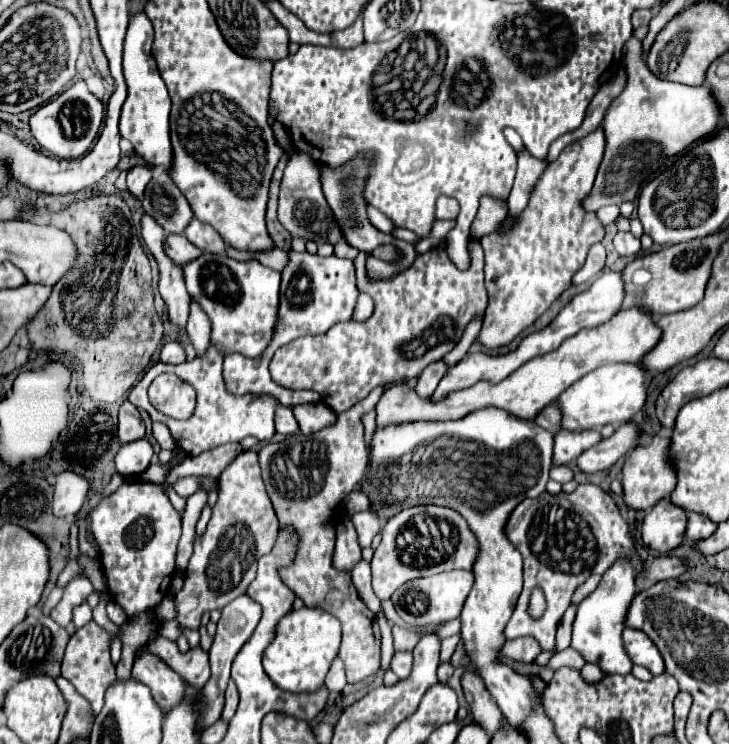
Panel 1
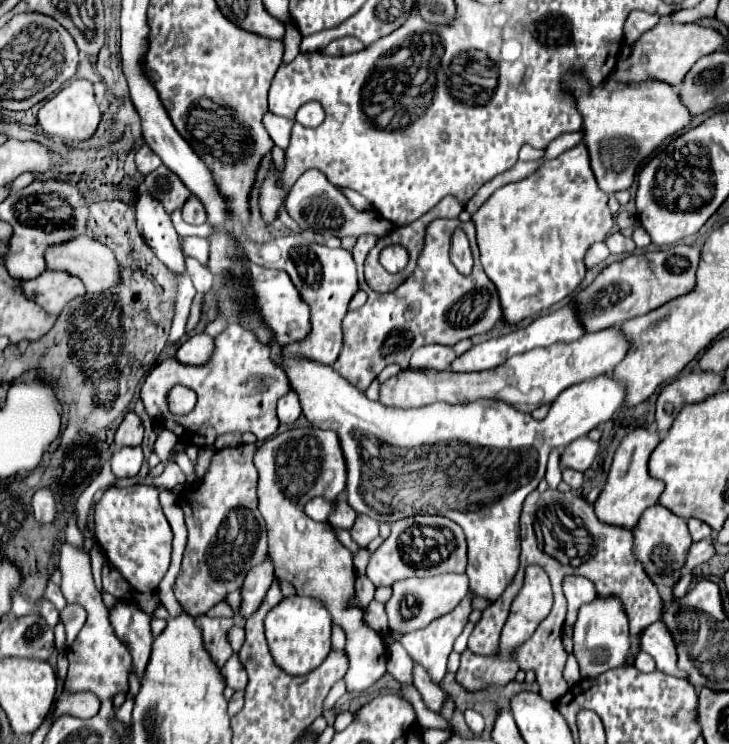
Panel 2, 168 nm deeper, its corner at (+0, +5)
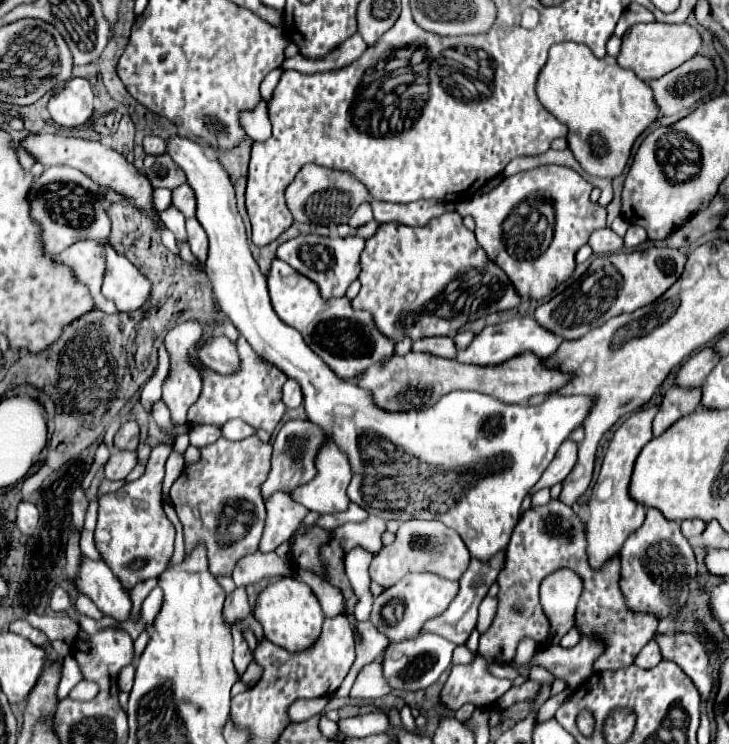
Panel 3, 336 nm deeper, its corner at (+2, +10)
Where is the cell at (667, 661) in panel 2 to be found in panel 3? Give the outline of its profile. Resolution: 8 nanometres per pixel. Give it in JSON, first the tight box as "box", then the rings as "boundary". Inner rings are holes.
{"box":[657,634,713,702],"boundary":[[[673,634],[673,636],[657,636],[663,658],[679,664],[685,674],[697,686],[701,700],[705,702],[713,692],[713,676],[709,674],[709,652],[693,634]]]}

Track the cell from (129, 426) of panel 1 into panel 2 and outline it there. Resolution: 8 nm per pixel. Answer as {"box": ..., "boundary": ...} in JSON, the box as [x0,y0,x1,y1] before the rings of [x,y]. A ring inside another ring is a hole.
{"box":[115,411,143,447],"boundary":[[[129,411],[115,433],[115,445],[135,447],[135,445],[141,445],[141,441],[143,441],[143,423],[135,411]]]}

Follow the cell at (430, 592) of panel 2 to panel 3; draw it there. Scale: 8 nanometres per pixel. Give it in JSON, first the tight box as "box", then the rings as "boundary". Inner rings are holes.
{"box":[369,574,459,642],"boundary":[[[407,574],[401,582],[397,582],[389,590],[383,590],[383,594],[379,594],[373,600],[369,622],[391,642],[415,638],[427,620],[441,616],[441,612],[449,608],[457,592],[459,592],[459,582],[443,580],[441,576],[435,574]]]}

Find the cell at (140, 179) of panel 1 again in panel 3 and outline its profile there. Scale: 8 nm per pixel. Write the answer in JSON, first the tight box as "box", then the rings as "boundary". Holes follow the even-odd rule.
{"box":[143,136,167,154],"boundary":[[[145,136],[145,140],[143,140],[143,148],[145,148],[145,152],[147,154],[161,154],[161,152],[165,152],[165,148],[167,148],[167,142],[163,140],[163,138],[159,138],[159,136]]]}

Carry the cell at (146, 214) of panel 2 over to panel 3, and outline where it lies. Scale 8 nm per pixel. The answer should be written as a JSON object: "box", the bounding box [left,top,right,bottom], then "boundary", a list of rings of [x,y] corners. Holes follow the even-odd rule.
{"box":[21,134,159,222],"boundary":[[[35,134],[27,136],[21,146],[25,146],[43,166],[53,166],[53,164],[65,164],[71,168],[77,168],[85,174],[91,176],[93,182],[101,184],[103,188],[113,188],[115,192],[131,198],[137,208],[141,208],[153,222],[159,218],[157,210],[153,210],[153,198],[151,198],[151,184],[149,180],[133,166],[129,164],[119,152],[109,148],[103,142],[91,142],[83,138],[73,138],[73,136],[59,136],[59,134]]]}

